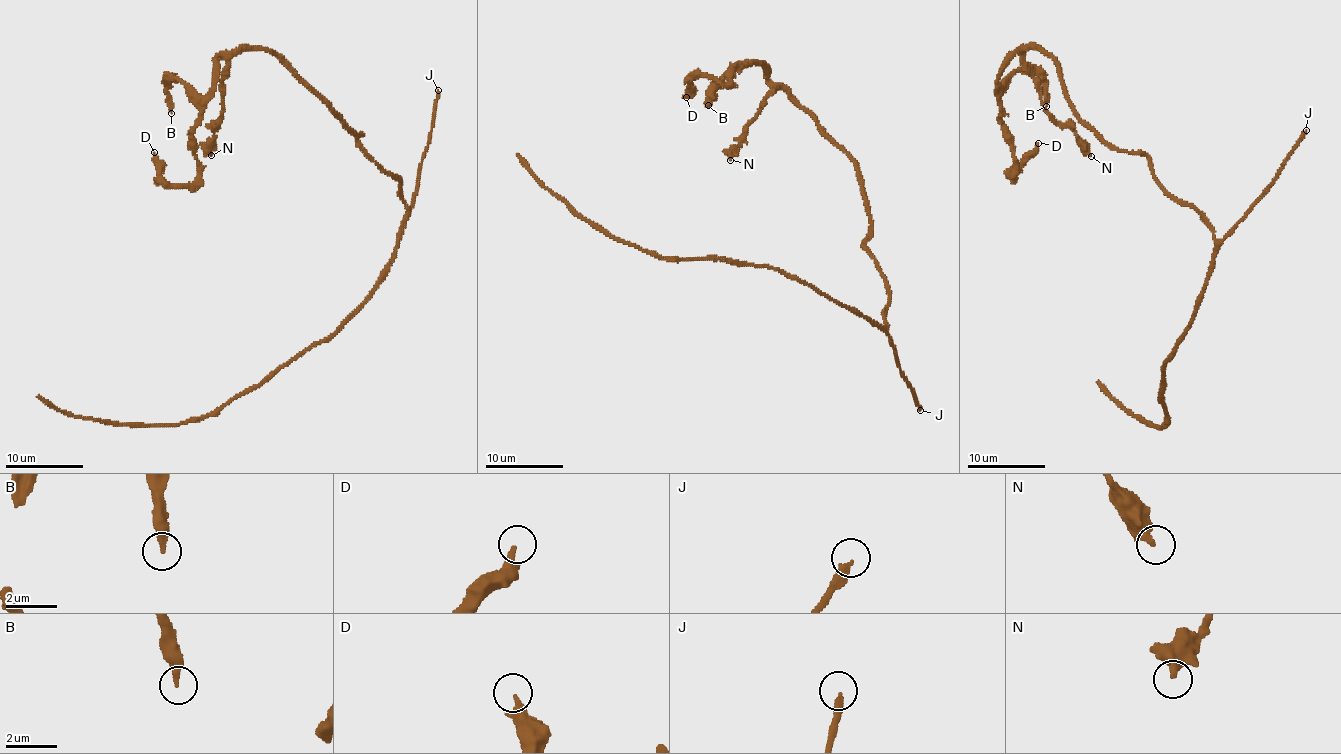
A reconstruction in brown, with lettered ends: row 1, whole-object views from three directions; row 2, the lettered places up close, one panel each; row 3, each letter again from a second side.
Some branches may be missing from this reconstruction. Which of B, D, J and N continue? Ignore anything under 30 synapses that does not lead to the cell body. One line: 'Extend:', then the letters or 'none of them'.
Extend: J

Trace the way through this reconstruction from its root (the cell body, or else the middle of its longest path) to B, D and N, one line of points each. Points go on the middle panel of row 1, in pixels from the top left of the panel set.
B: (887, 306), (886, 277), (864, 242), (871, 217), (863, 180), (847, 152), (759, 63), (726, 75), (708, 105)
D: (887, 306), (847, 152), (759, 63), (733, 67), (727, 86), (696, 76), (686, 97)
N: (887, 306), (886, 277), (864, 242), (871, 217), (859, 169), (781, 87), (765, 100), (730, 160)

